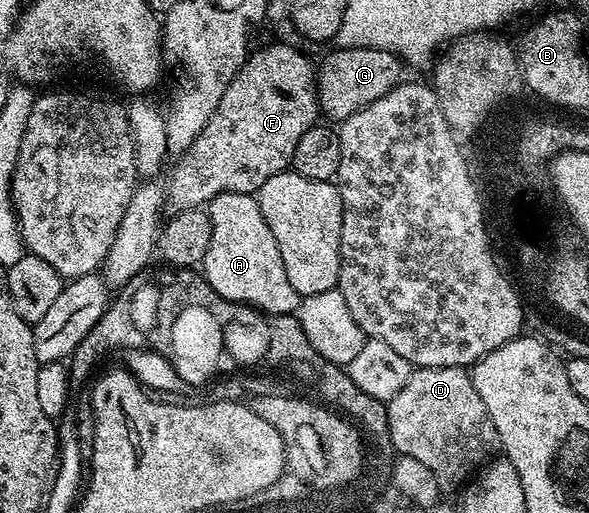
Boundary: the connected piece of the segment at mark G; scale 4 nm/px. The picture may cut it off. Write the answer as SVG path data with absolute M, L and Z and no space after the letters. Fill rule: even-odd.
M334 48L316 68L319 113L330 122L341 122L387 94L401 81L401 59L387 50Z

